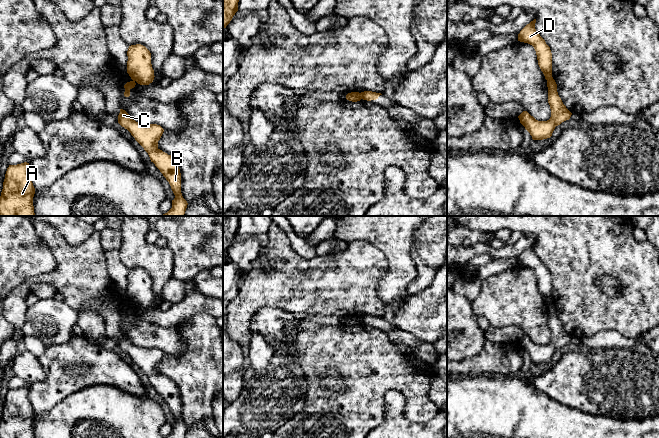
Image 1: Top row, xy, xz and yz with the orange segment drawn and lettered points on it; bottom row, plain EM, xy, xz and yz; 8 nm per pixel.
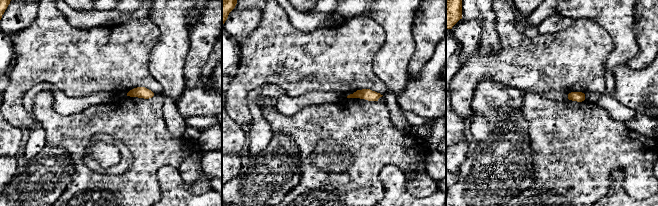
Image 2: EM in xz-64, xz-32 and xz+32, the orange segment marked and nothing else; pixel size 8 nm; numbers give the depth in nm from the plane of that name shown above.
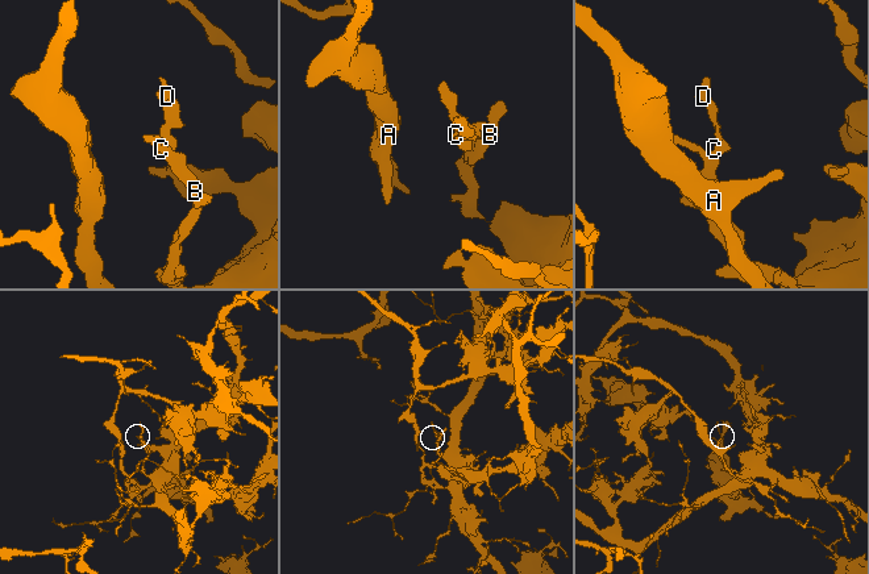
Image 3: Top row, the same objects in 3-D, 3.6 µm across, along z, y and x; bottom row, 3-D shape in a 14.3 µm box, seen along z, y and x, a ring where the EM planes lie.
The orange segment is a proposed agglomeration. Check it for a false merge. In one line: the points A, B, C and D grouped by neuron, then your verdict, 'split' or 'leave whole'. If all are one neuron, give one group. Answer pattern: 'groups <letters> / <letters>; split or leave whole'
groups A B C / D; split

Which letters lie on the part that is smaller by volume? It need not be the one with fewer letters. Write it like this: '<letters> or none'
D

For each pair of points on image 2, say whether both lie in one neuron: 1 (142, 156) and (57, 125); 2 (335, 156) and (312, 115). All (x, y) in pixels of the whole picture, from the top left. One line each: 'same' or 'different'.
1: same
2: different

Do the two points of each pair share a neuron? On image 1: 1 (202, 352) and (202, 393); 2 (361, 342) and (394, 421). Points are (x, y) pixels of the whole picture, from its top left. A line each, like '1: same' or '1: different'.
1: same
2: different

